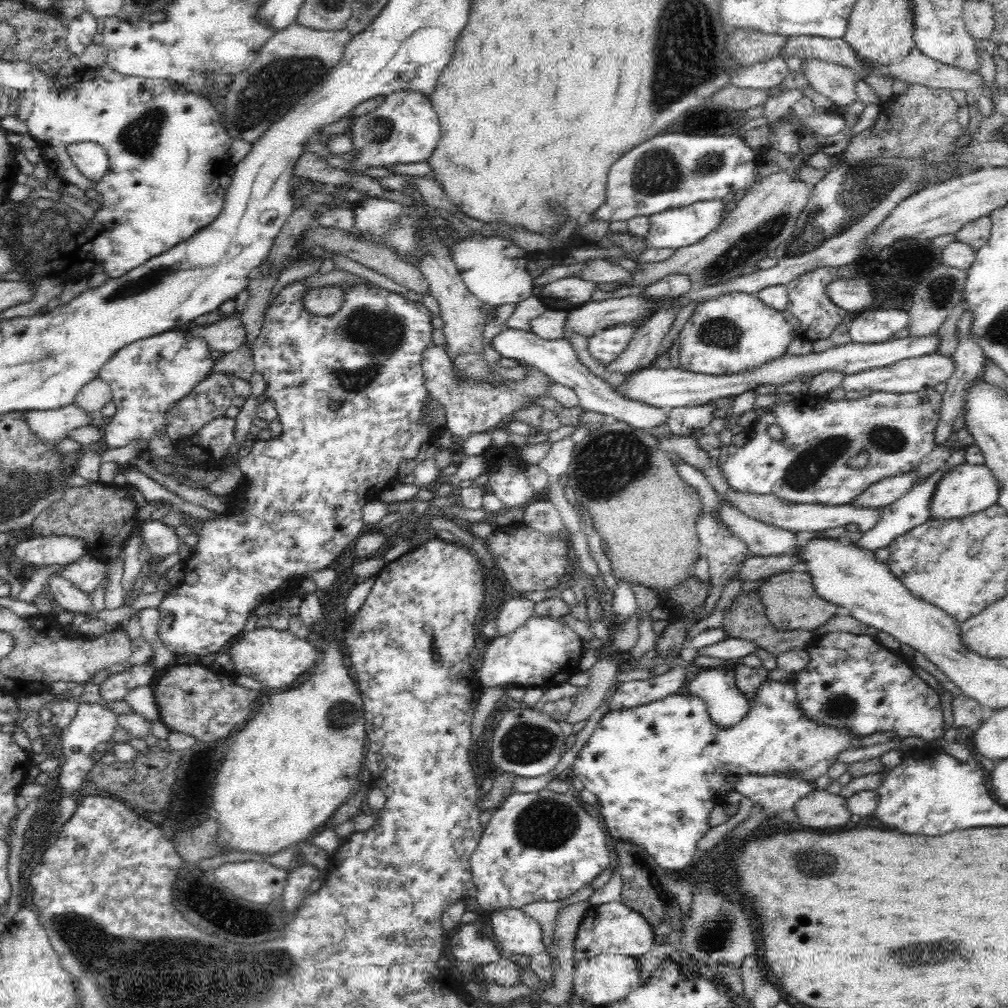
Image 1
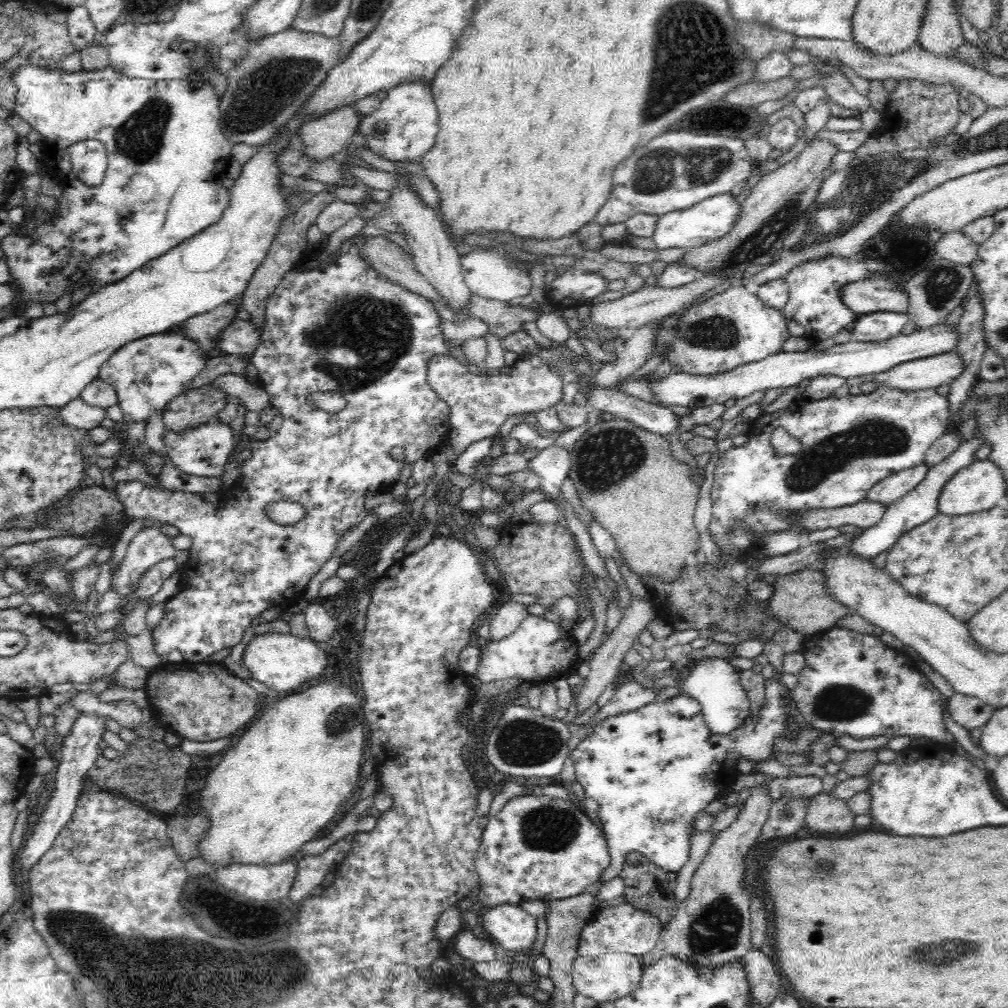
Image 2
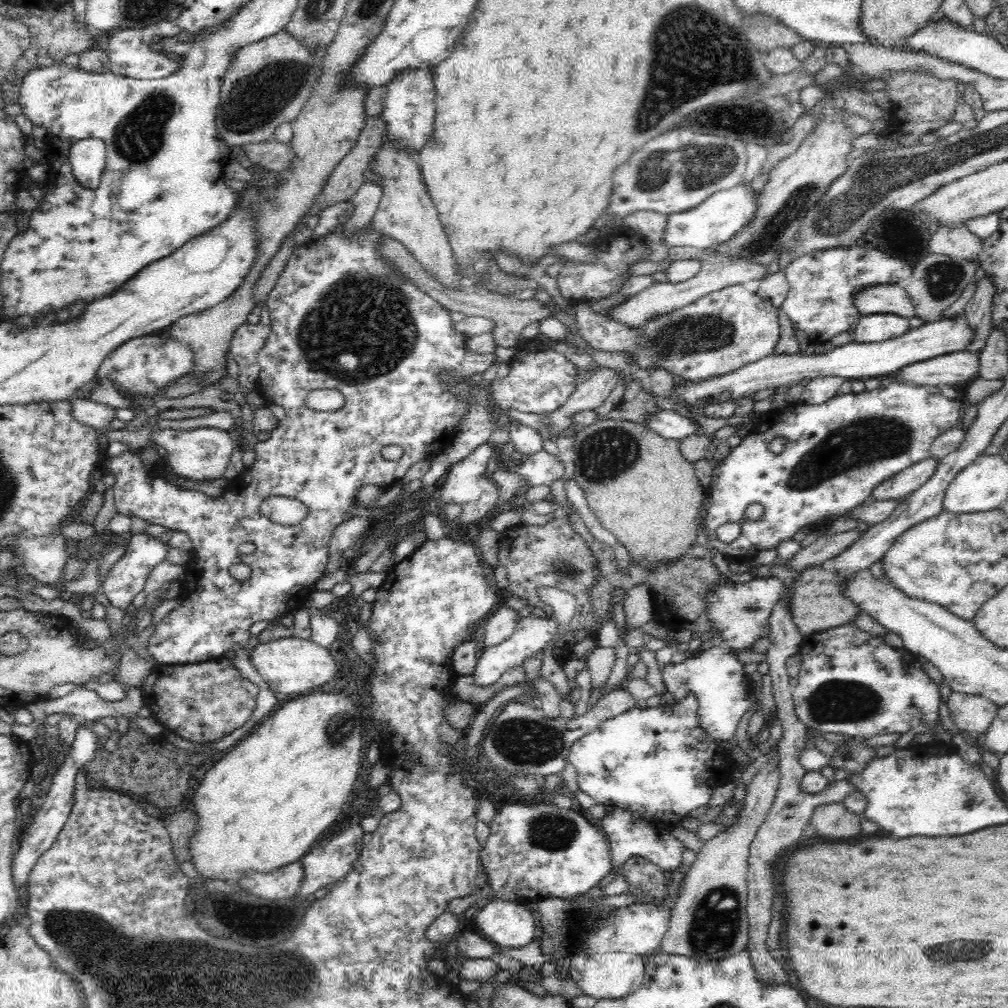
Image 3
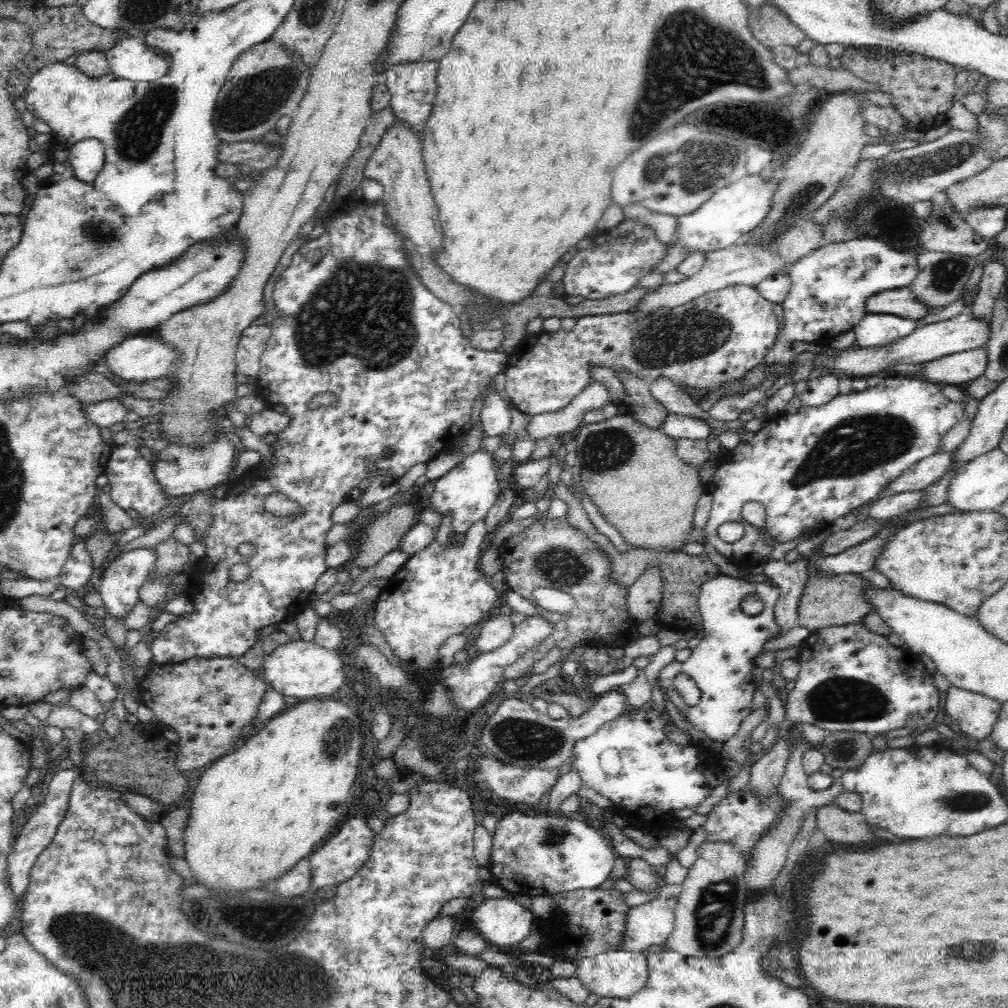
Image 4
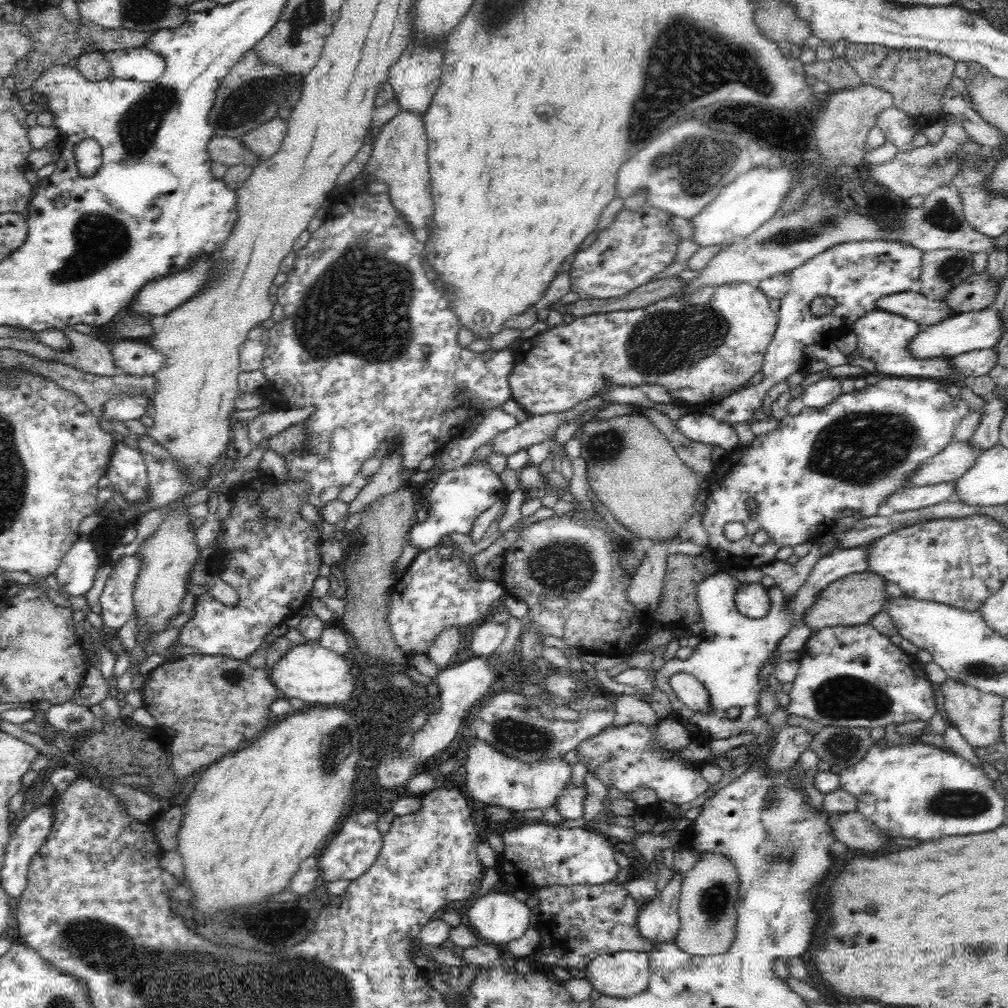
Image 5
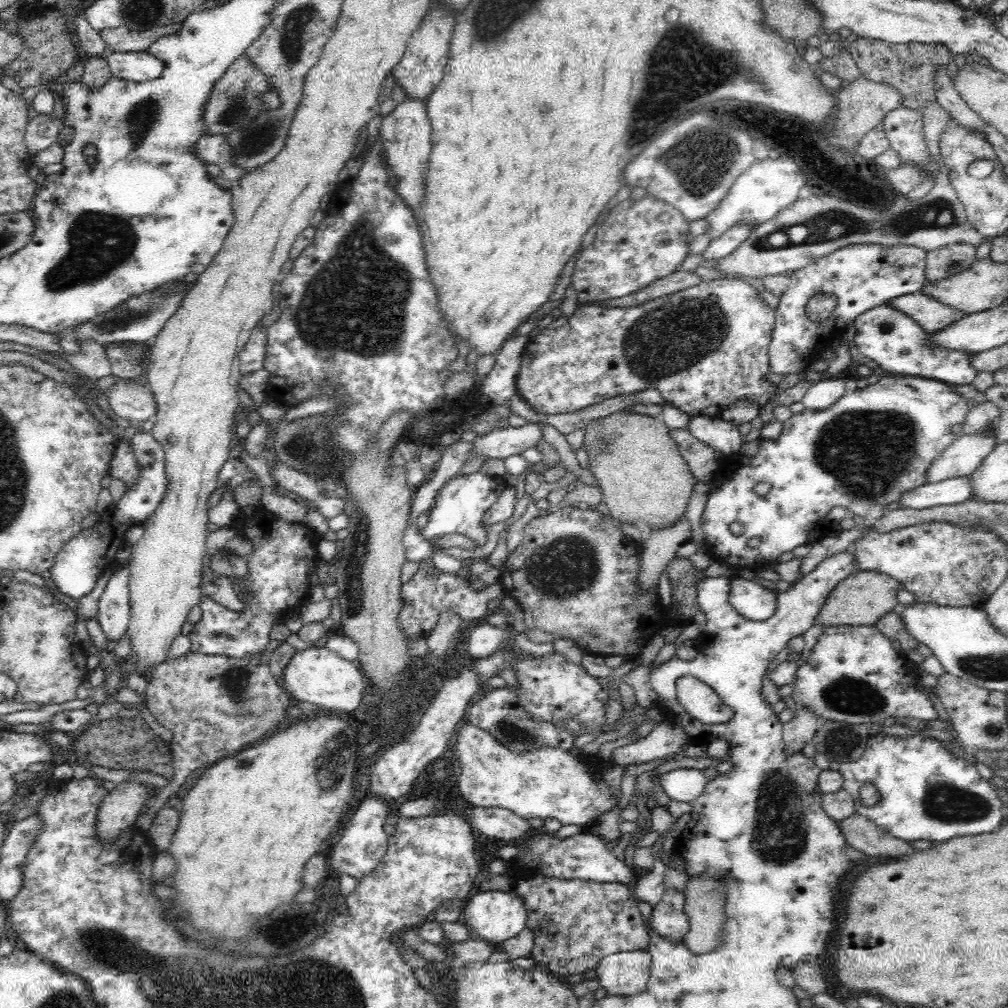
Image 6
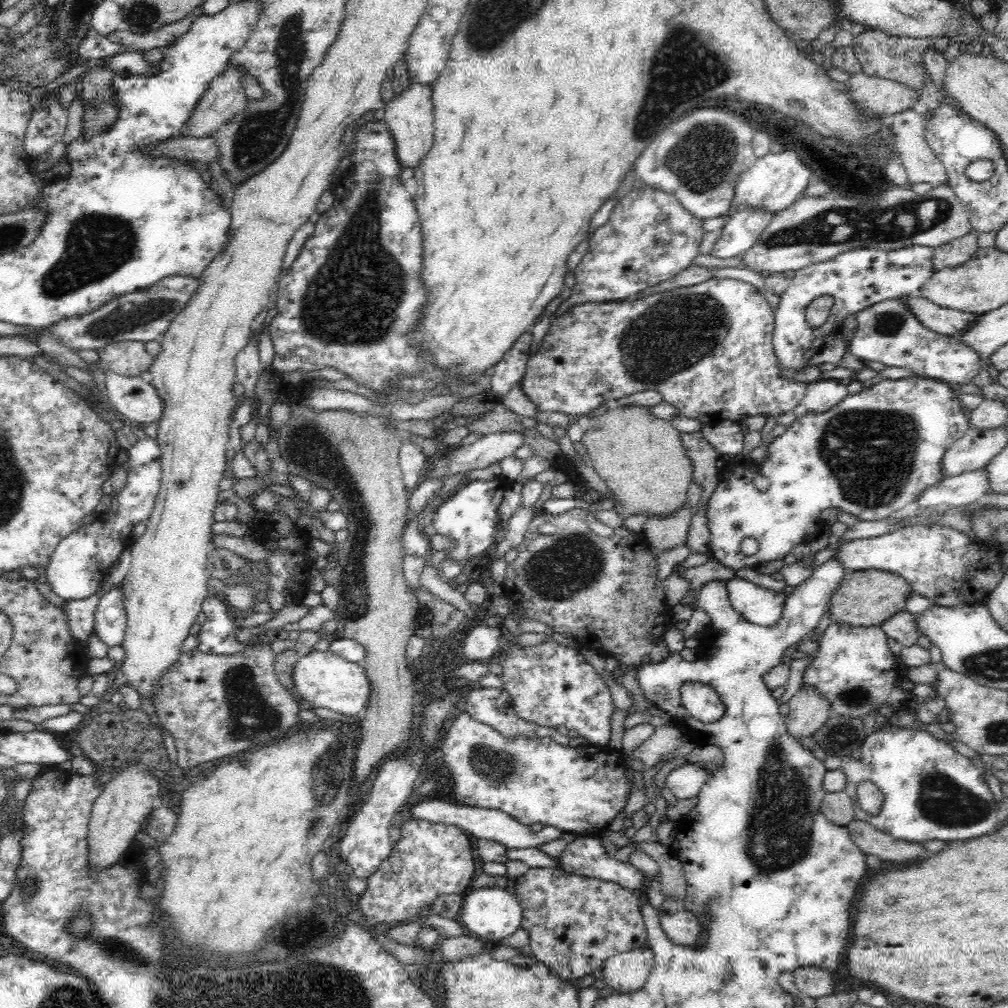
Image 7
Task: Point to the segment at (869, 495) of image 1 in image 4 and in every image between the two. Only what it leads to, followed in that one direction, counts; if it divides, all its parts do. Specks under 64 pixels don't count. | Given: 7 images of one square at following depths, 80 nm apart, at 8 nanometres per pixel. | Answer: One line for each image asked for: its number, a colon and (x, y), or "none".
2: (892, 488)
3: (901, 485)
4: (920, 475)

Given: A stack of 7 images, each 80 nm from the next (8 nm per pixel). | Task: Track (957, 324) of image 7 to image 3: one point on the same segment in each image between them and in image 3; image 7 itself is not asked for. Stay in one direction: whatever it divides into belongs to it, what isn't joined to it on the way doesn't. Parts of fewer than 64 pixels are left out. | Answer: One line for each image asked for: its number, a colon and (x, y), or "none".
3: (888, 298)
4: (900, 302)
5: (911, 304)
6: (931, 315)

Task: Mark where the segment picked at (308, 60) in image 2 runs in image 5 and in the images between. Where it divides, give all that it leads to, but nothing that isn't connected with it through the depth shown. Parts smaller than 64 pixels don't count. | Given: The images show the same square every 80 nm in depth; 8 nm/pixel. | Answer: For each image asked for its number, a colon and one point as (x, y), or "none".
3: (268, 82)
4: (266, 82)
5: (251, 94)

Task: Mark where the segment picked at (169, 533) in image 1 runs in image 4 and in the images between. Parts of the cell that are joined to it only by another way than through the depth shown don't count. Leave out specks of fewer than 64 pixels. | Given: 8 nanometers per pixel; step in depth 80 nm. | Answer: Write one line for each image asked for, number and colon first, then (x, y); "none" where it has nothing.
2: (149, 546)
3: (126, 578)
4: (120, 583)

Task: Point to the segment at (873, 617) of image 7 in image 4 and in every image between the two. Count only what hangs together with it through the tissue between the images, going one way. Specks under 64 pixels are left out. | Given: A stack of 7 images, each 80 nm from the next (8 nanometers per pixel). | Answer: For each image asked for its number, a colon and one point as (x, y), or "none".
4: (827, 600)
5: (853, 600)
6: (862, 597)

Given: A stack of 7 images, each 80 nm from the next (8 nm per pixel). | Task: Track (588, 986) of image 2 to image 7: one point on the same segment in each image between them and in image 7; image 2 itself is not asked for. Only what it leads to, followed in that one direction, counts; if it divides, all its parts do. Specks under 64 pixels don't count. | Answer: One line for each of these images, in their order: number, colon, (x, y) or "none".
3: (612, 975)
4: (619, 974)
5: (622, 974)
6: (624, 974)
7: (627, 972)

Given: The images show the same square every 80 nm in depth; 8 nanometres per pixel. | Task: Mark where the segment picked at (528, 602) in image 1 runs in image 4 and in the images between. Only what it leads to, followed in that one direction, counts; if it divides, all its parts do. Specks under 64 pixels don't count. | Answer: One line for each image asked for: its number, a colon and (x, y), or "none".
2: (511, 614)
3: (500, 625)
4: (497, 630)

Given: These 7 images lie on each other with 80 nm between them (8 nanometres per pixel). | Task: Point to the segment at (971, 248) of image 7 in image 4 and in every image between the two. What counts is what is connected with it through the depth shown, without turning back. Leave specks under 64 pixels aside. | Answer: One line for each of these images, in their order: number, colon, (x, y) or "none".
4: (941, 278)
5: (942, 270)
6: (953, 259)

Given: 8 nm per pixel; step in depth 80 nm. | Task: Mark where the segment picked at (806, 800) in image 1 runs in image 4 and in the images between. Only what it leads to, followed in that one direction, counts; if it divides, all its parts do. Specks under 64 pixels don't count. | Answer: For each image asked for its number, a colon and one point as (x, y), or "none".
2: (824, 813)
3: (833, 820)
4: (839, 825)

